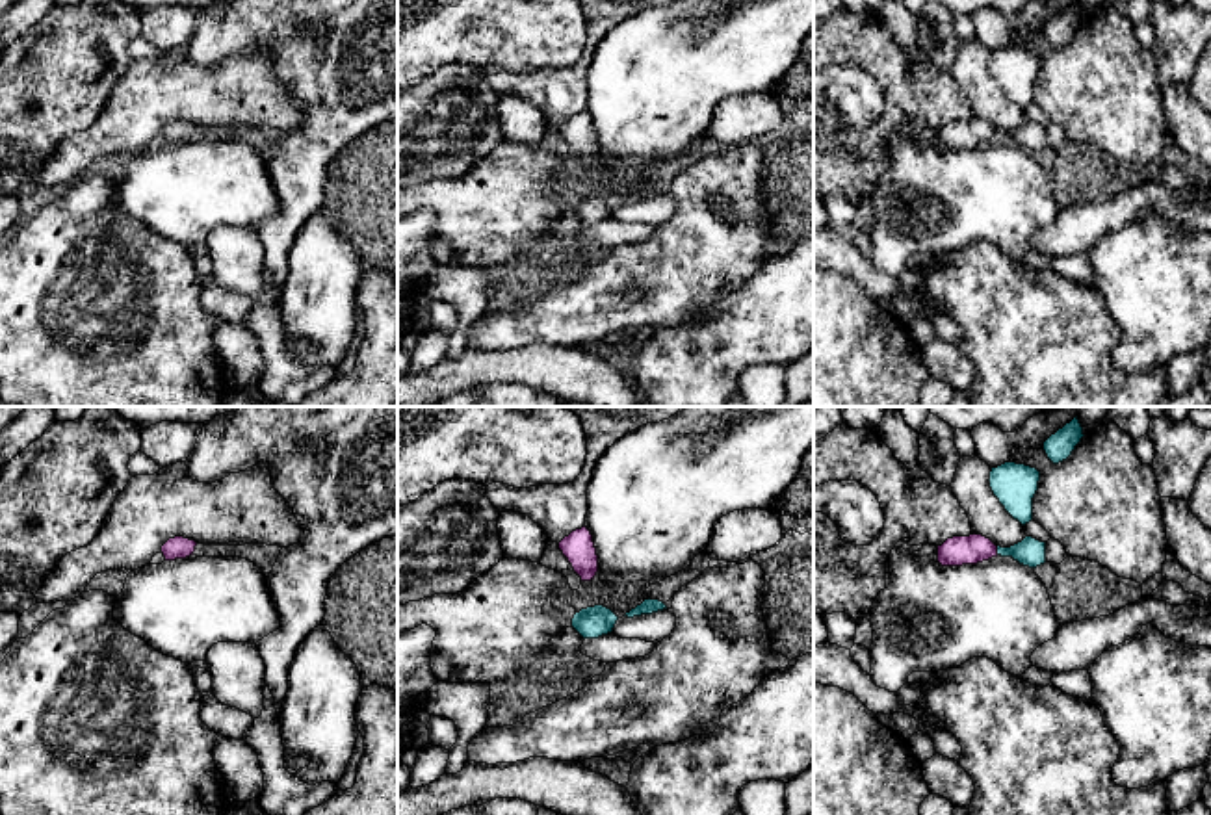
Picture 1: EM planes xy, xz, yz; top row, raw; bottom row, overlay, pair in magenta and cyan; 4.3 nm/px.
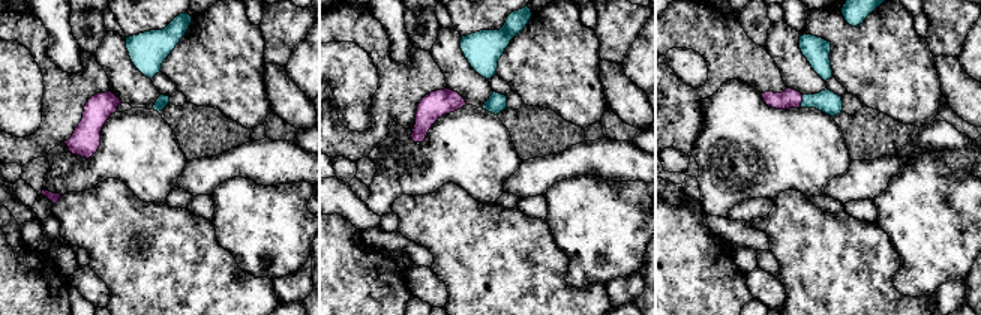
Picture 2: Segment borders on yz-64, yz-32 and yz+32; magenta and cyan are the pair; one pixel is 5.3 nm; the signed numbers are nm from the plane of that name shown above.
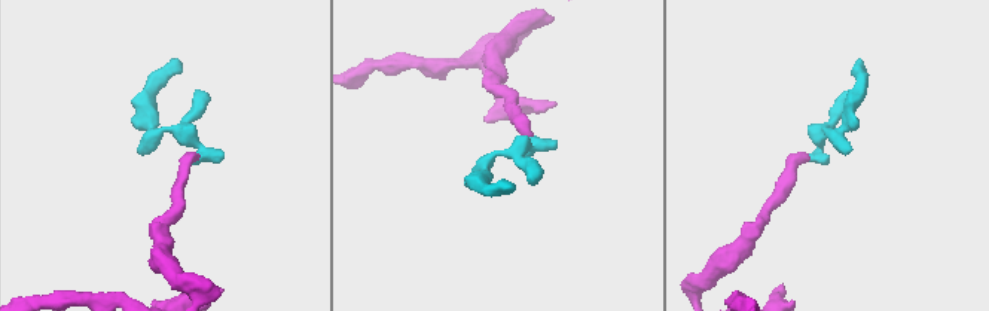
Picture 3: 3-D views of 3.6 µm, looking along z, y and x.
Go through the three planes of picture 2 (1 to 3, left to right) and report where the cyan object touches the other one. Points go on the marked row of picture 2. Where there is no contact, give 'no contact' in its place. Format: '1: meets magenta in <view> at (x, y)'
1: no contact
2: no contact
3: meets magenta in yz+32 at (801, 101)

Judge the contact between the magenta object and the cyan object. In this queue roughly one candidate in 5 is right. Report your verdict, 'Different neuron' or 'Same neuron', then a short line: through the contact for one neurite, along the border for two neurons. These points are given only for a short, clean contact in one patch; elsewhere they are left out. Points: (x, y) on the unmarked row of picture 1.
Same neuron. Line: yz (976, 132), (996, 134), (1029, 136)

